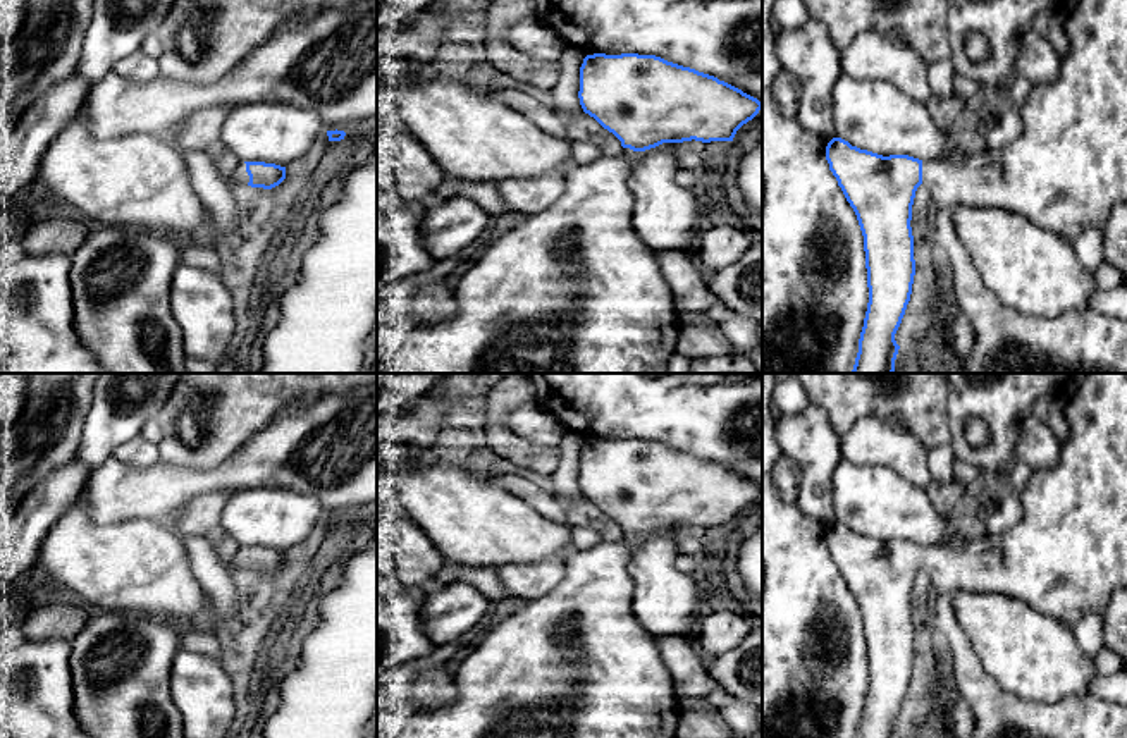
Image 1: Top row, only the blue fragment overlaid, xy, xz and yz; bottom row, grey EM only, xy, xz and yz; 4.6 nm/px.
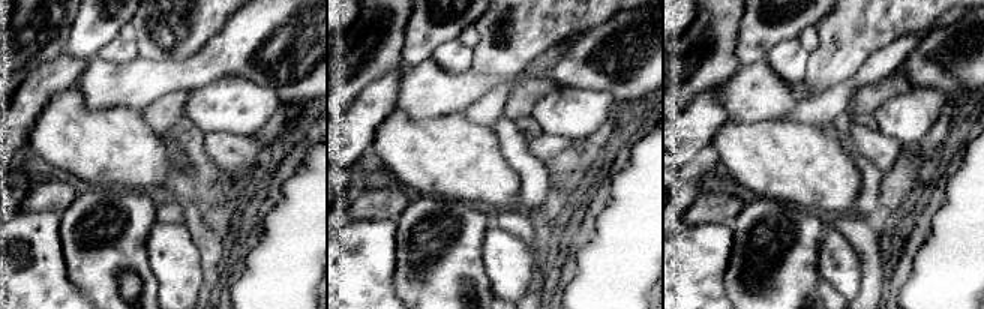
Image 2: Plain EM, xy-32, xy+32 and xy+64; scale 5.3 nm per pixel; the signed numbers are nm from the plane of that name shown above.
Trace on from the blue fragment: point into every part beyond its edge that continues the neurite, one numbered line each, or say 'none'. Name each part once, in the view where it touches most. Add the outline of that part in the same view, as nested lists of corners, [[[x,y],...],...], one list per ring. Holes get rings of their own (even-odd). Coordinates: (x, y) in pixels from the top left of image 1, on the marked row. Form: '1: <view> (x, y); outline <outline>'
1: xy (240, 174); outline [[[237,162],[236,163],[234,172],[232,172],[232,179],[236,182],[241,182],[241,184],[248,184],[249,182],[249,175],[246,172],[246,163],[244,162]]]

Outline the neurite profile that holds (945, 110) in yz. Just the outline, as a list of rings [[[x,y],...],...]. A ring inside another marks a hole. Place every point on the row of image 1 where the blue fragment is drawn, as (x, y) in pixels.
[[[955,95],[945,98],[931,96],[926,107],[933,120],[945,132],[955,132],[955,120],[965,110],[965,103]]]

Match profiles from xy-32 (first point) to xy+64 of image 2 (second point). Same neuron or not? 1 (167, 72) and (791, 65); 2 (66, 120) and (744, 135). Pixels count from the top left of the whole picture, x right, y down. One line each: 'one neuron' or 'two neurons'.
1: two neurons
2: one neuron

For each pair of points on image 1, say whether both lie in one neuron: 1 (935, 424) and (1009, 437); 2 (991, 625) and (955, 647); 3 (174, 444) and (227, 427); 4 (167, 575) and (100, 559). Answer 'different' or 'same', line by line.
1: different
2: different
3: same
4: same

